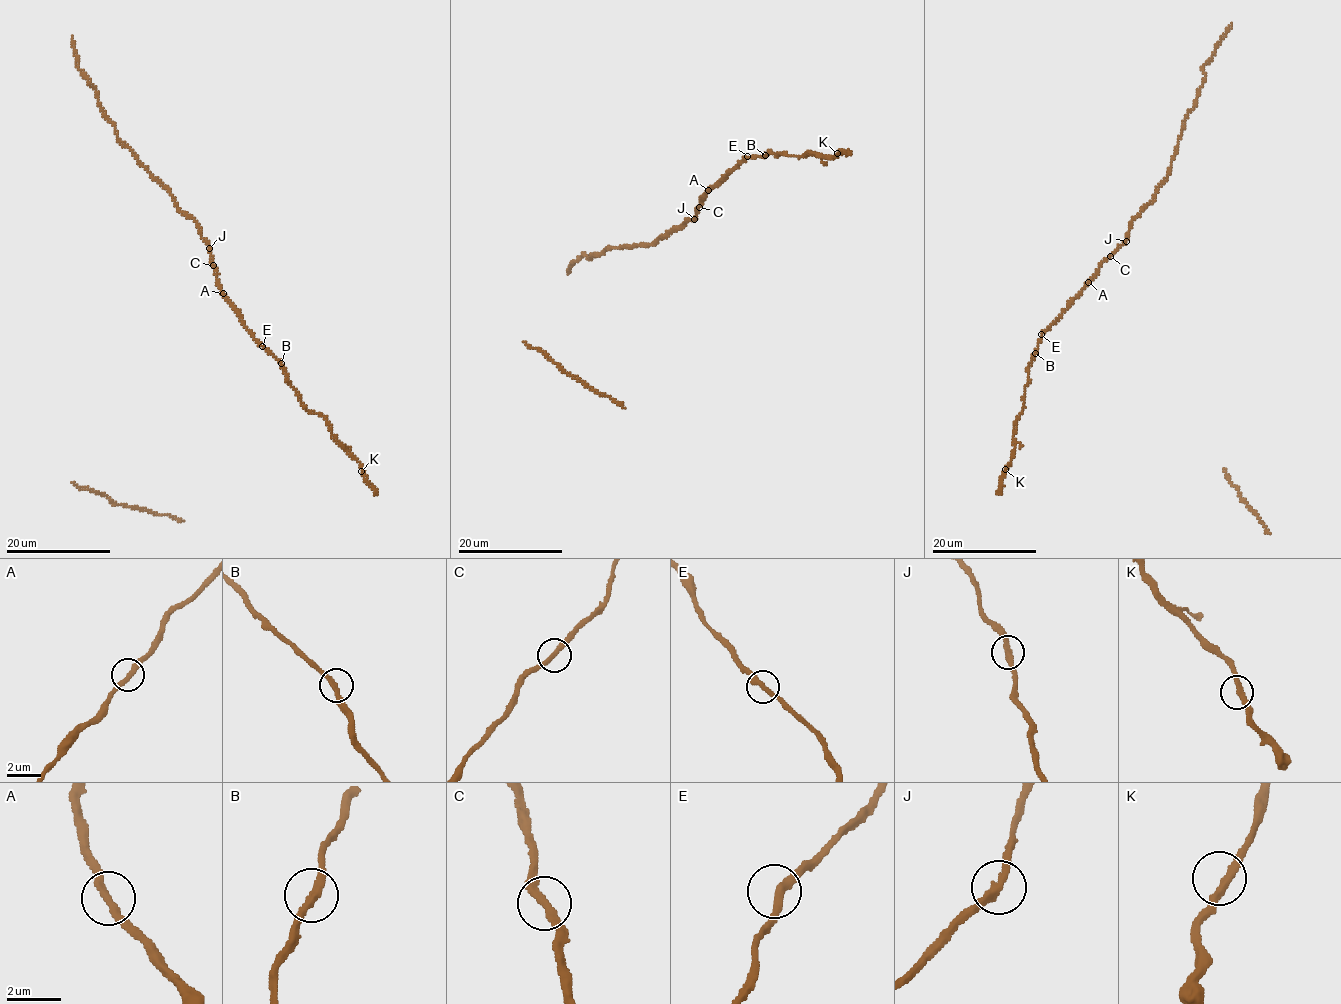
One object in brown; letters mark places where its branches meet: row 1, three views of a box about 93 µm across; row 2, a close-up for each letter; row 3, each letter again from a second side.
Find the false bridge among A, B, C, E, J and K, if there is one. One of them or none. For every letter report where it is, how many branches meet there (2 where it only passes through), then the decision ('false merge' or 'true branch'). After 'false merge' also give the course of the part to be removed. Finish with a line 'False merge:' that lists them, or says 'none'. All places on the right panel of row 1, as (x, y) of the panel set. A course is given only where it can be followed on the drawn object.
A: at (1088, 282); 2 branches meet; true branch
B: at (1035, 353); 2 branches meet; true branch
C: at (1110, 256); 2 branches meet; true branch
E: at (1041, 334); 2 branches meet; true branch
J: at (1126, 241); 2 branches meet; true branch
K: at (1005, 469); 2 branches meet; true branch
False merge: none

